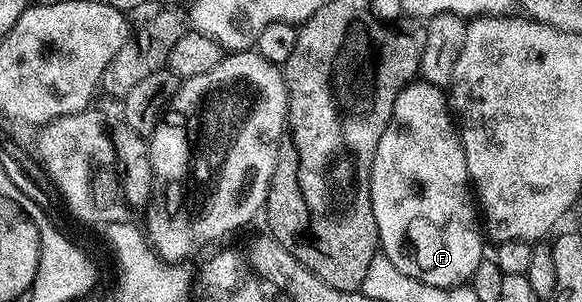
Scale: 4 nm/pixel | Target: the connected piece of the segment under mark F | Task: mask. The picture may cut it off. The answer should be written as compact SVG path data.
M415 80L398 91L397 96L394 97L394 107L390 113L390 123L384 128L376 148L376 156L370 173L370 195L372 196L372 212L376 216L381 253L388 260L392 260L392 264L396 264L396 268L400 268L400 272L404 272L404 276L412 276L424 284L432 284L433 286L461 286L473 279L476 268L484 261L484 254L482 254L484 234L480 229L480 214L476 209L475 199L472 197L472 183L470 174L466 171L460 131L452 117L452 110L448 105L448 98L443 87L433 86L431 82L425 80Z

